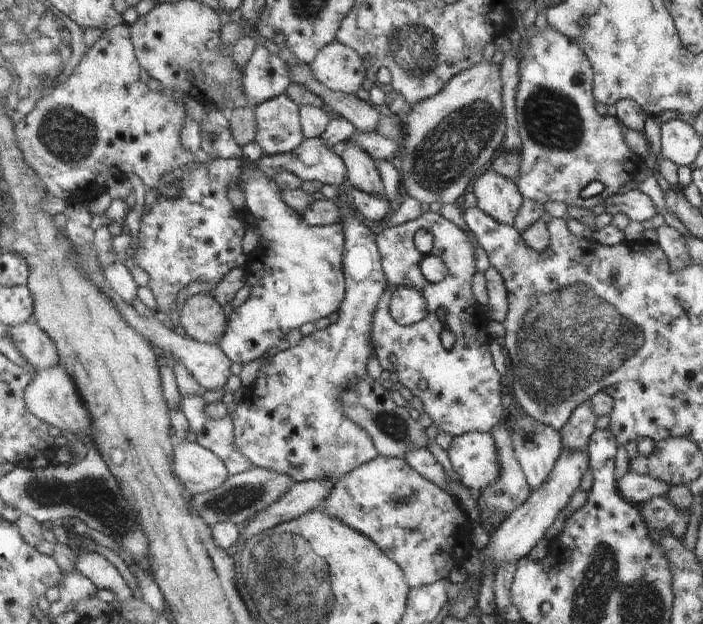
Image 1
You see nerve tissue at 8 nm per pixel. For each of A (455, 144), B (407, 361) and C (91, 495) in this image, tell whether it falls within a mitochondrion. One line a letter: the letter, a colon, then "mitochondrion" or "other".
A: mitochondrion
B: other
C: mitochondrion

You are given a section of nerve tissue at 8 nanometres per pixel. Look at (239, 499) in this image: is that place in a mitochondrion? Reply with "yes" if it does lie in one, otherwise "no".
yes

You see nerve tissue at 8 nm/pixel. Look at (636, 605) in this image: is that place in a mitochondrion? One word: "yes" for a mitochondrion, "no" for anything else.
yes

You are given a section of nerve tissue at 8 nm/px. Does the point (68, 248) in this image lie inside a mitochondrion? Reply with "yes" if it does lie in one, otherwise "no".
no

